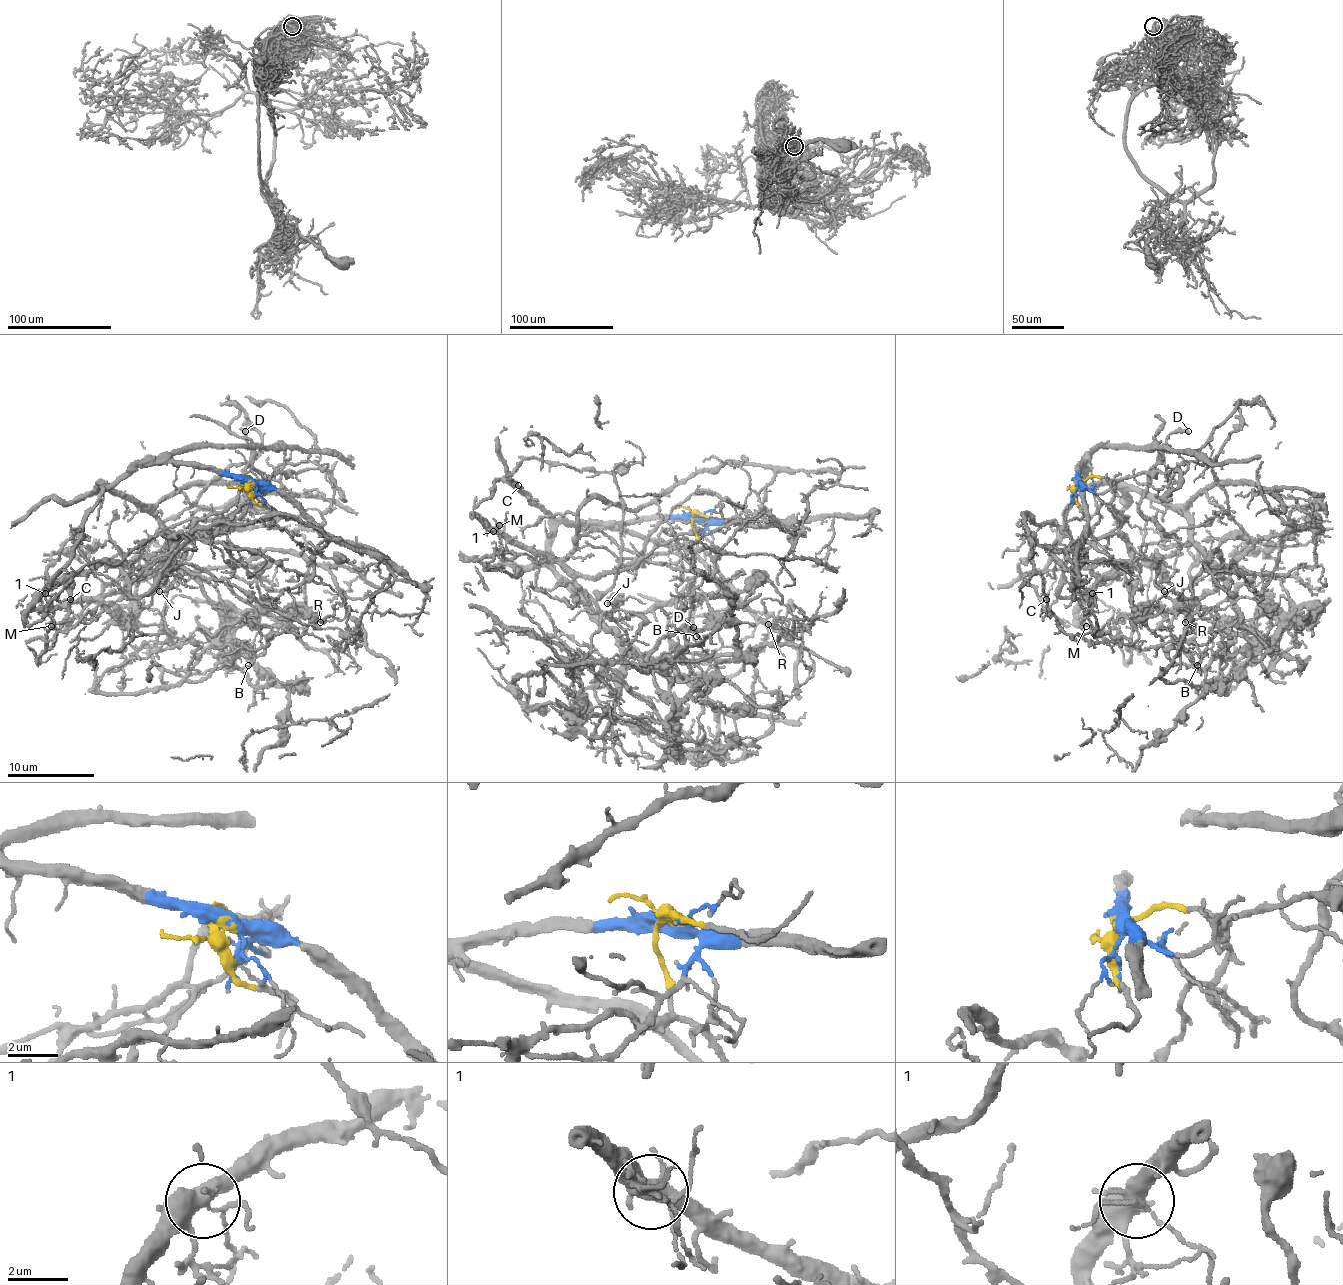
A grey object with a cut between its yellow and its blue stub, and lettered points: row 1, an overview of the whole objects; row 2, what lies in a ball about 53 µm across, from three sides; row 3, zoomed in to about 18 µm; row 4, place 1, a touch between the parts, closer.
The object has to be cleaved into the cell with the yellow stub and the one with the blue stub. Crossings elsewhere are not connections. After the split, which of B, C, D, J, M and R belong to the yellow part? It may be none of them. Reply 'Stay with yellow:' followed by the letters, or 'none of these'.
Stay with yellow: C, D, M

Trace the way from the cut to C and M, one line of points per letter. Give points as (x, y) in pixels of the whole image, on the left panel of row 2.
C: (249, 483), (229, 509), (203, 515), (144, 568), (94, 565), (59, 581), (24, 622), (70, 598)
M: (249, 483), (244, 478), (229, 509), (203, 515), (146, 565), (94, 565), (59, 581), (42, 598), (50, 626)

